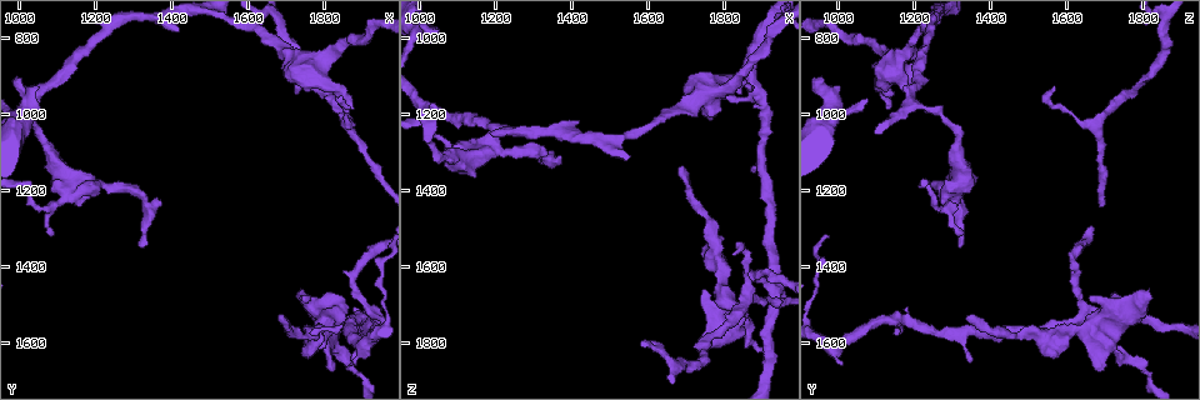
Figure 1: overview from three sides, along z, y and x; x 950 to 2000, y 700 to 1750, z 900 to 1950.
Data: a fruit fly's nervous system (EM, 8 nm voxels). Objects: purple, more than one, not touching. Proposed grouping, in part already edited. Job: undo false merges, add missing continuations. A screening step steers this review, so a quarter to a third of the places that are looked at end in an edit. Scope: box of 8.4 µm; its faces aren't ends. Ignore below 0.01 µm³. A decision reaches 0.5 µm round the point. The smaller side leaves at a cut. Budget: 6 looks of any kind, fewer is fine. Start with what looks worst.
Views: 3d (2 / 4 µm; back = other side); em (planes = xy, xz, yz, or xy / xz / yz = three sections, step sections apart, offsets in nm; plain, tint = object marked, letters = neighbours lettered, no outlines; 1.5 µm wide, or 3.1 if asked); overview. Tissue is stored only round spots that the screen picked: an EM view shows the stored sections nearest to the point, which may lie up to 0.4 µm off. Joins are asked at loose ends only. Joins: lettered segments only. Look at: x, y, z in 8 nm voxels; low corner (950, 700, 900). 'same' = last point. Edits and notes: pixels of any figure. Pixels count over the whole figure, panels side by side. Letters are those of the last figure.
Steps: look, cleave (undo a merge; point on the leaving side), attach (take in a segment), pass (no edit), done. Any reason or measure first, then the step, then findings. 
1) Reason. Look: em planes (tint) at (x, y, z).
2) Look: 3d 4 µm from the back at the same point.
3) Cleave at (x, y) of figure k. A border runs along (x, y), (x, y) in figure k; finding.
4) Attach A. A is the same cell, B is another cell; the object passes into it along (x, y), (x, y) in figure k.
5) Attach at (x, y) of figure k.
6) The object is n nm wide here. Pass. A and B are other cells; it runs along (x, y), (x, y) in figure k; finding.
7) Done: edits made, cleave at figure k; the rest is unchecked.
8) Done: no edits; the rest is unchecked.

An open end. Look: 3d 2 µm at (1735, 1465, 1815).

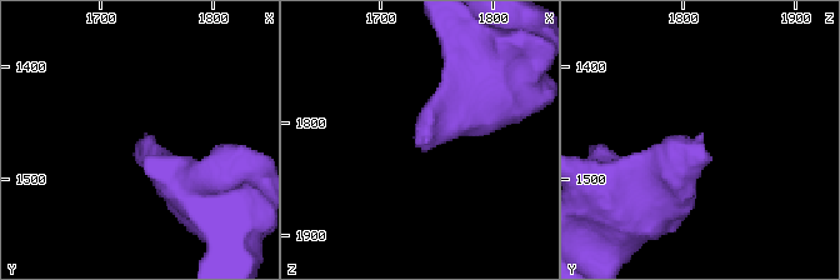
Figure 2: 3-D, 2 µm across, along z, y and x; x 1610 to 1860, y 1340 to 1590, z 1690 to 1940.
Look: em xy step 8 (letters) at (1738, 1458, 1814).

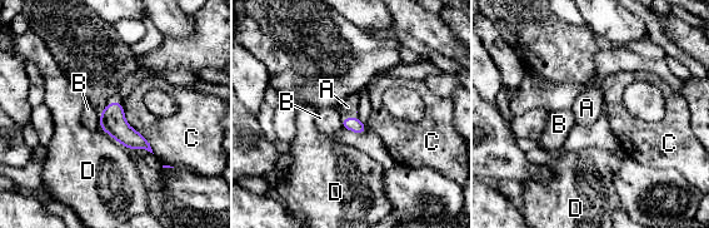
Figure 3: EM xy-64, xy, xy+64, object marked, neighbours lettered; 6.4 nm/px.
The longest contact is with C, 360 nm. Attach at (348, 107) of figure 3. A is the same cell, B, C and D are other cells; the object passes into it along (354, 124), (349, 118), (348, 107) in figure 3; the neuron continues.

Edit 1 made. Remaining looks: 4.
See it whole again. Look: overview.

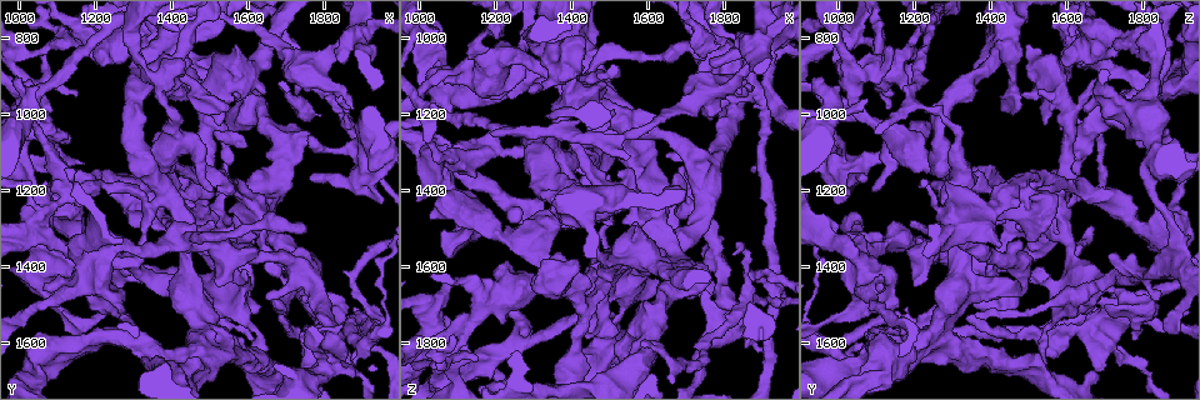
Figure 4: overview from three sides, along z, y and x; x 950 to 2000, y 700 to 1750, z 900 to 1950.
Sudden change in width. Look: 3d 2 µm at (1895, 1695, 1820).

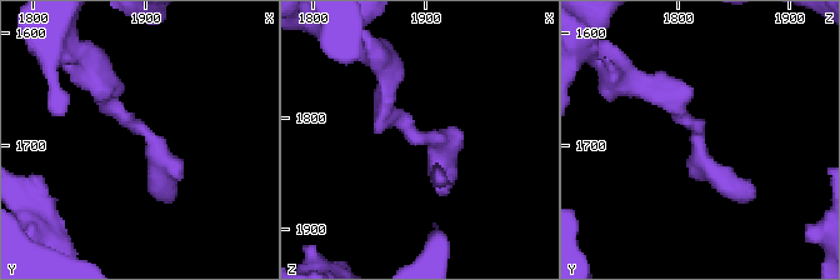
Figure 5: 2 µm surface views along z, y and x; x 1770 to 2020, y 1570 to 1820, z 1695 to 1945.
Look: em planes (tint) at (1900, 1694, 1814).

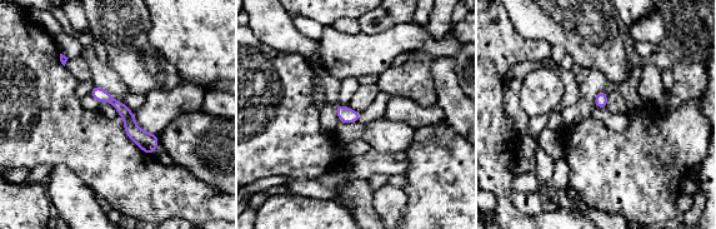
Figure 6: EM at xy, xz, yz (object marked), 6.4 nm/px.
See the neighbours. Look: em planes (letters) at the same point.

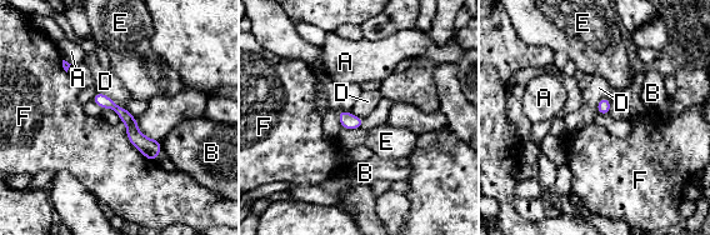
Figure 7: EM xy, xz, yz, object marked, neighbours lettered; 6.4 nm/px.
The longest contact is with F, 340 nm. Pass. A, B, D, E and F are other cells; all the same neuron.

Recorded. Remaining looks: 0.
Done: edits made, attach at figure 3; the rest is unchecked.

